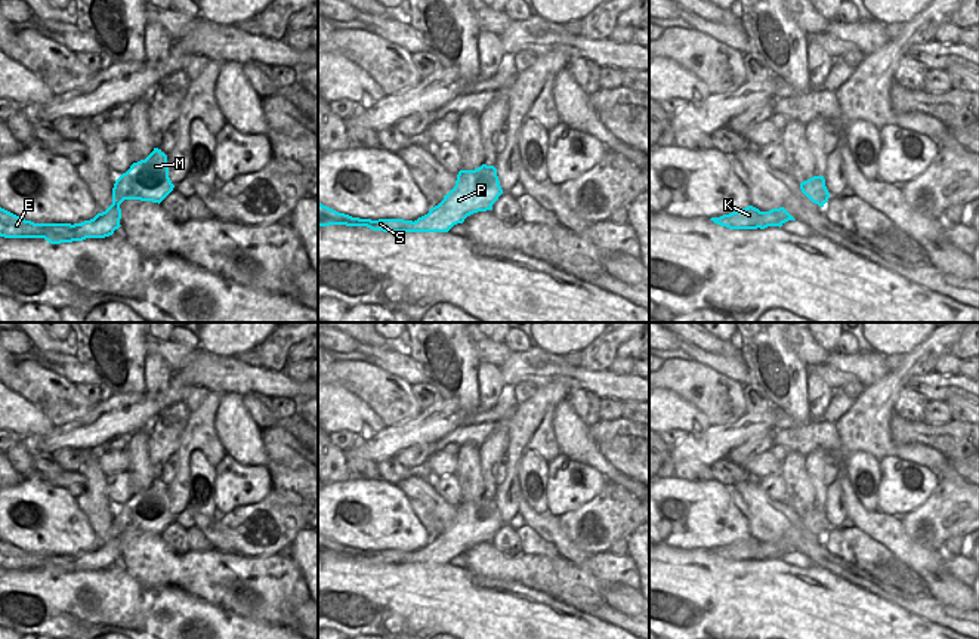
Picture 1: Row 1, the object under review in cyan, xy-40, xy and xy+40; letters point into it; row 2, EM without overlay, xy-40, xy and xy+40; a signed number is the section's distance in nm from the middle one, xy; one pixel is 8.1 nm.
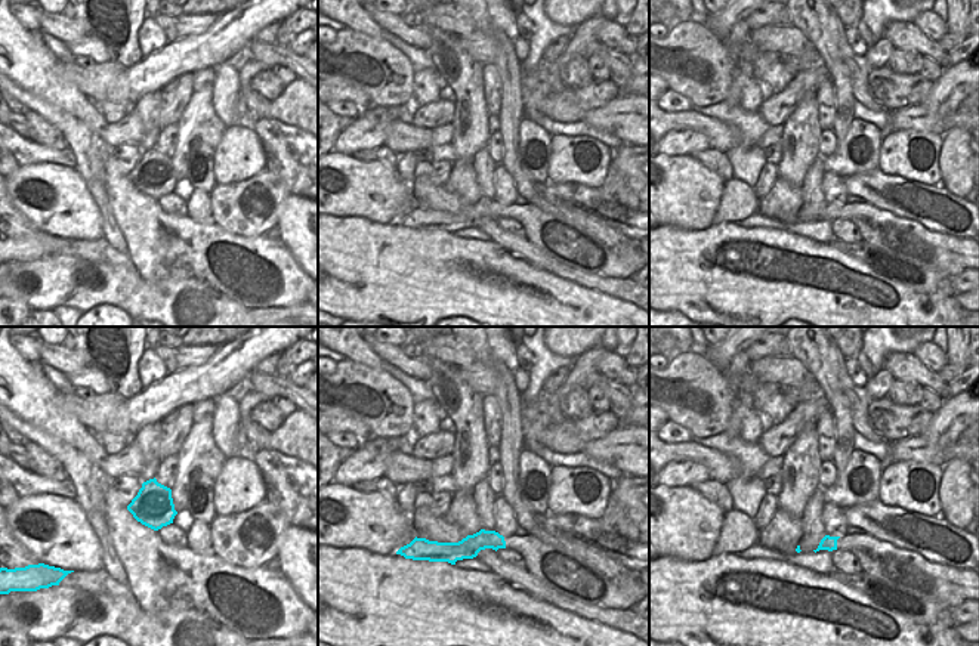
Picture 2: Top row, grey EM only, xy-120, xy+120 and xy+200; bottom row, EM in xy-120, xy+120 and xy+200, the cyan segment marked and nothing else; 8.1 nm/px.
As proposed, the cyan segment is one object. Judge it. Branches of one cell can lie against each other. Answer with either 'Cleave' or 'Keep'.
Cleave

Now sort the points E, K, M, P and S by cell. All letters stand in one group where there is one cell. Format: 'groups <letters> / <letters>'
groups E K S / M P

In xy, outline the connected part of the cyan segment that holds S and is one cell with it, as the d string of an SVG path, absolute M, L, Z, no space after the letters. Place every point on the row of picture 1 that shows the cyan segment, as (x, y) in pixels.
M318 203L318 226L346 225L346 226L367 226L373 231L407 231L411 228L413 220L404 219L359 219L345 213L339 213L327 206Z

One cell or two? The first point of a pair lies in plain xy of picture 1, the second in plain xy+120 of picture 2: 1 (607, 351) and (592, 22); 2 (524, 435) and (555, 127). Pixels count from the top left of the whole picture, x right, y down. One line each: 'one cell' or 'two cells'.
1: one cell
2: two cells

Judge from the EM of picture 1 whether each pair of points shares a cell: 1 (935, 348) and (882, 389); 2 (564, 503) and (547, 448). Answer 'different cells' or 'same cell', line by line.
1: same cell
2: different cells

